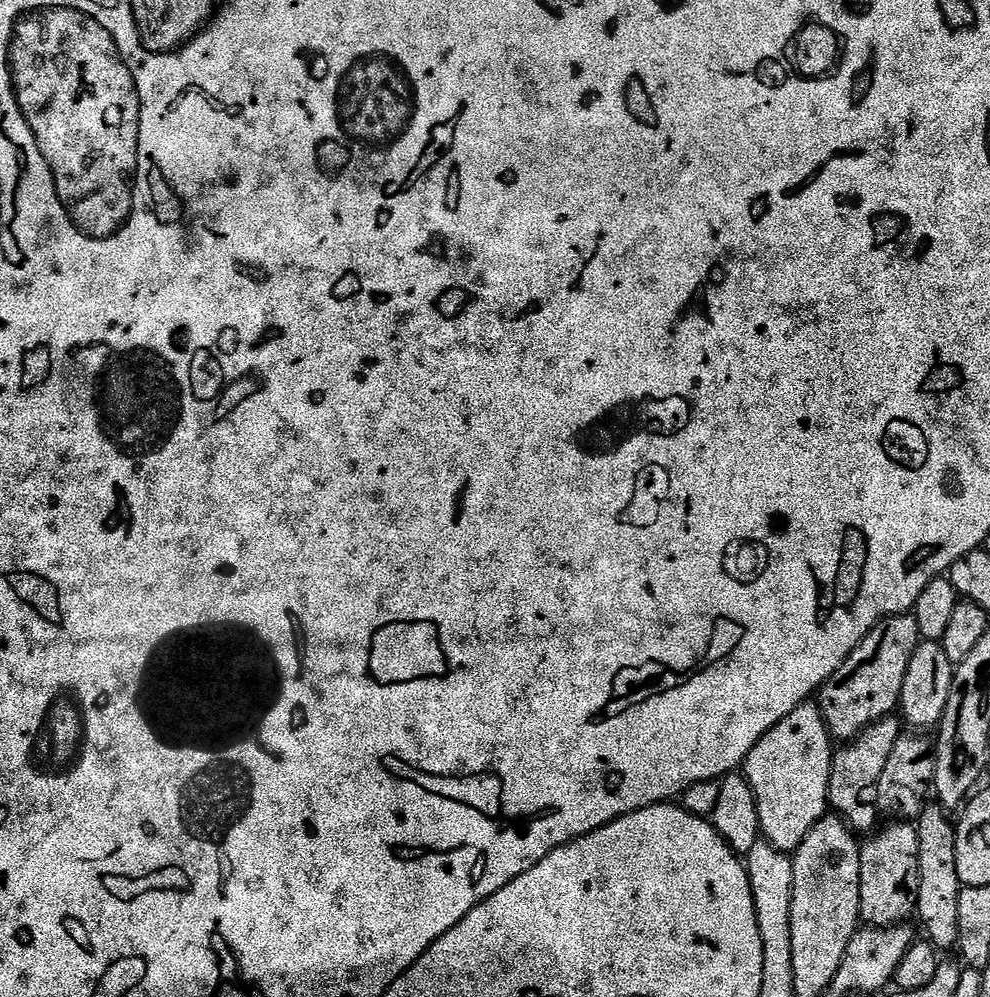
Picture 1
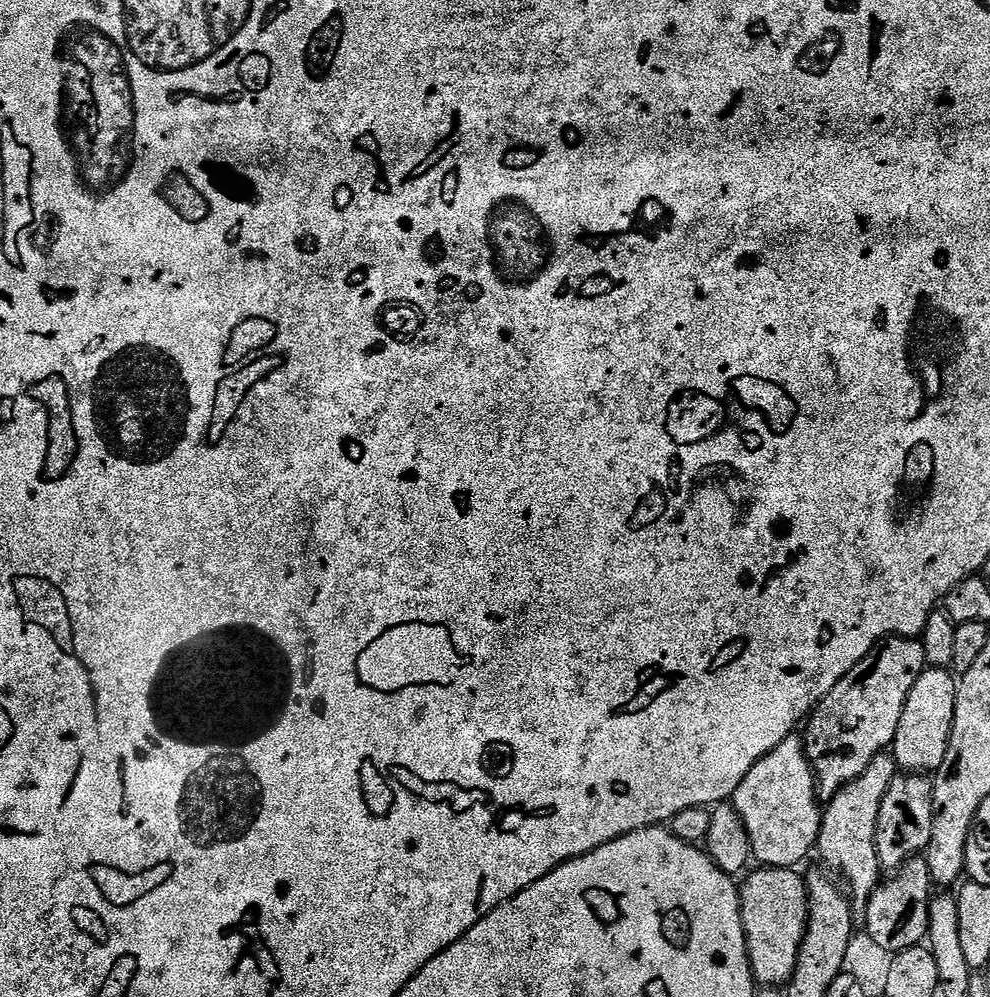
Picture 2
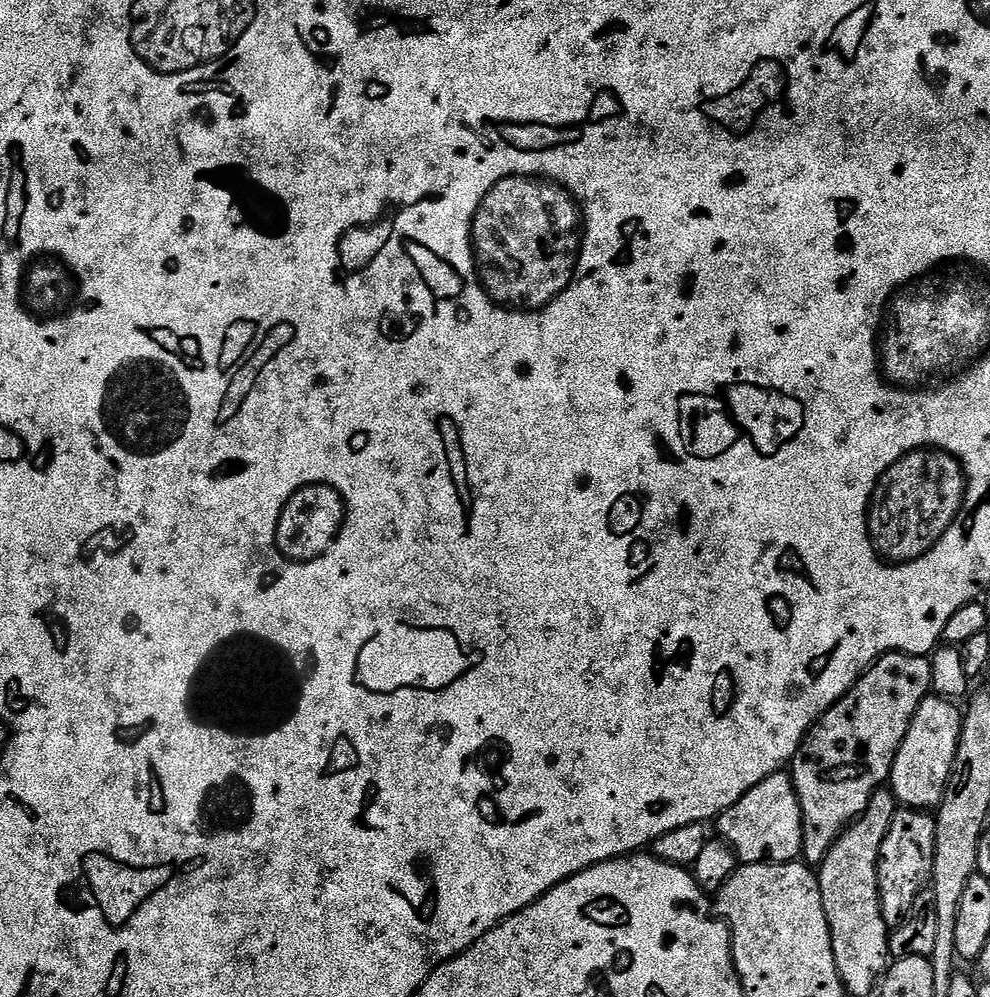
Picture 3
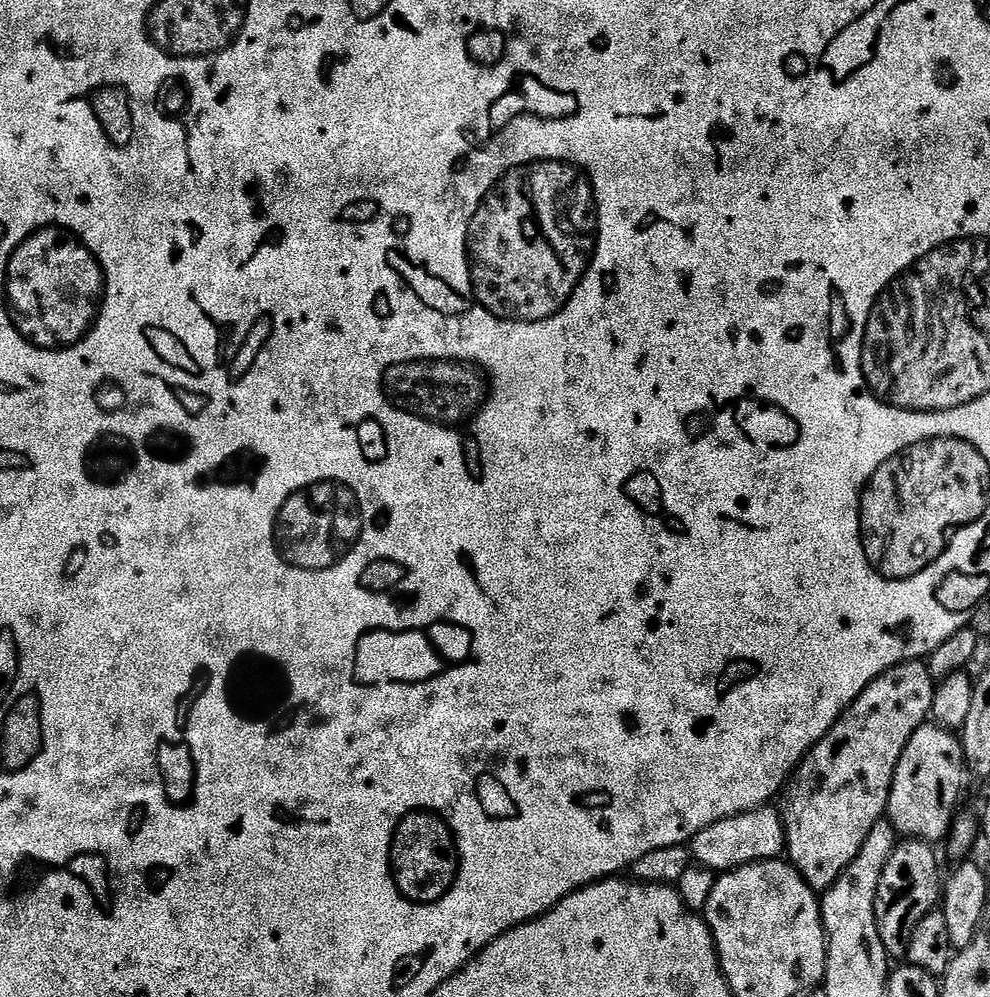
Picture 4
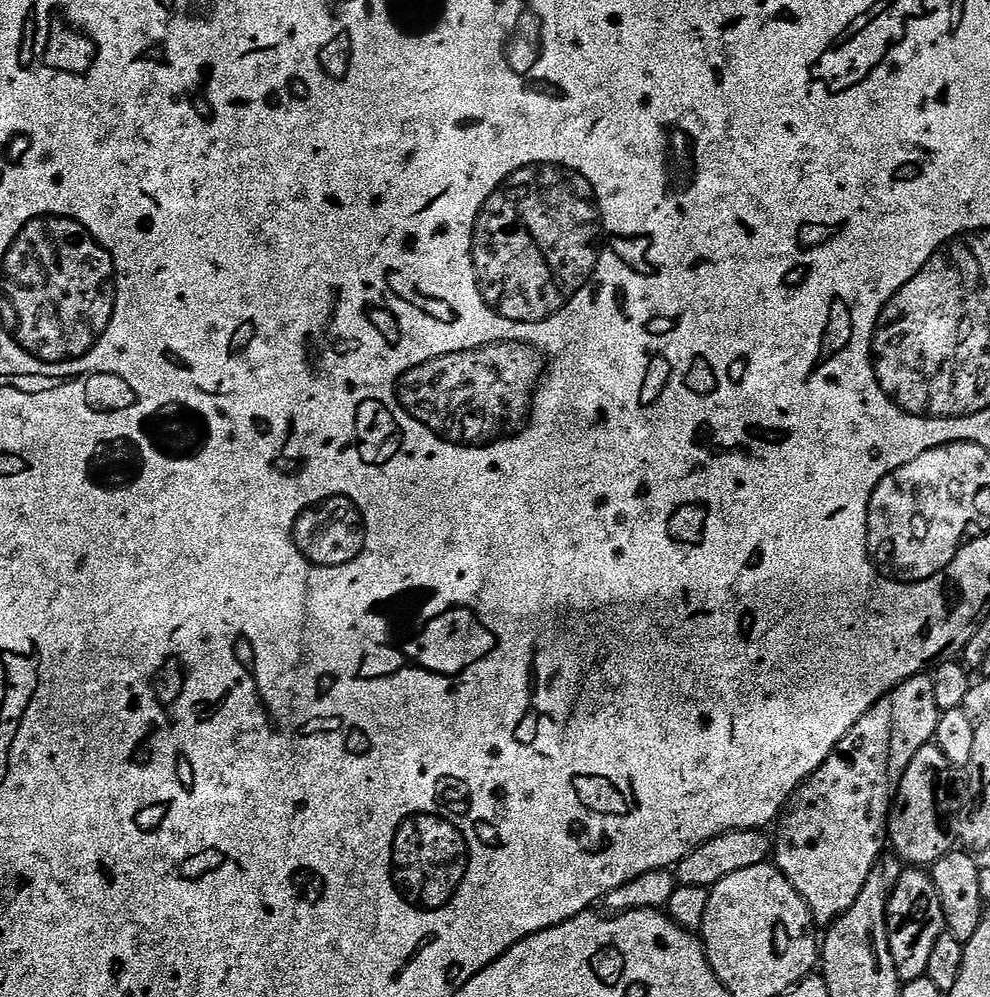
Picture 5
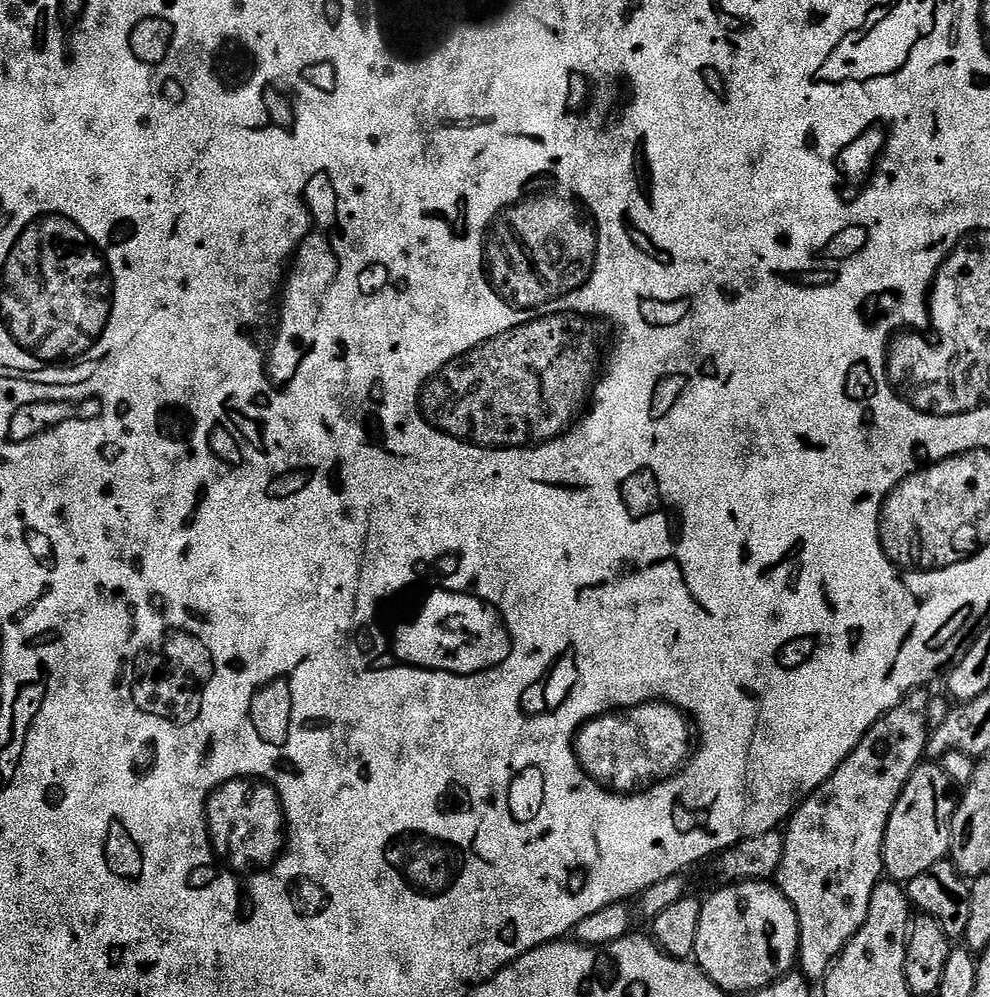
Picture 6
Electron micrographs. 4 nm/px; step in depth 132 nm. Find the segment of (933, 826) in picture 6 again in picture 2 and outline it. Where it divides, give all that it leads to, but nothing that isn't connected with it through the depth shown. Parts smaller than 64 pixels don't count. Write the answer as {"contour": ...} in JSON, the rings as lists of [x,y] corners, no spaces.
{"contour":[[[924,669],[910,689],[910,698],[902,706],[902,719],[898,722],[898,734],[892,739],[891,754],[897,769],[904,774],[935,774],[946,758],[950,742],[950,730],[954,726],[954,698],[957,677],[949,669]]]}

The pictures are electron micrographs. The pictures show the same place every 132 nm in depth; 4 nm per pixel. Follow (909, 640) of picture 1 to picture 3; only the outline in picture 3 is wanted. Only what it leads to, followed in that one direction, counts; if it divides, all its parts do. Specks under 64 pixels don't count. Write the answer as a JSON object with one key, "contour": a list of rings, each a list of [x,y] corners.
{"contour":[[[888,652],[804,735],[790,775],[804,819],[802,856],[809,865],[823,862],[832,843],[866,810],[872,795],[889,783],[898,746],[902,746],[918,706],[931,692],[928,656]]]}

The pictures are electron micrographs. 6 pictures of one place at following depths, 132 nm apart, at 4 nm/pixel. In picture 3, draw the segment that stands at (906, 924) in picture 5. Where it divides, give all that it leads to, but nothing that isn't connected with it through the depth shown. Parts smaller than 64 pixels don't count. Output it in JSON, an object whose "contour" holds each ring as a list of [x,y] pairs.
{"contour":[[[901,807],[886,830],[886,842],[882,842],[878,886],[880,905],[889,929],[899,928],[910,914],[914,900],[929,887],[936,857],[936,821],[927,811]]]}

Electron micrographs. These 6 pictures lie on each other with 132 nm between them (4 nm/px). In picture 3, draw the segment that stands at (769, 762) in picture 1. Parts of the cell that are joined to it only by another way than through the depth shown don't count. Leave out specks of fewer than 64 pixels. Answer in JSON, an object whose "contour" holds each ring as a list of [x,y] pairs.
{"contour":[[[787,771],[758,782],[734,806],[715,821],[719,839],[736,851],[740,864],[790,864],[802,853],[802,810],[796,788]]]}

